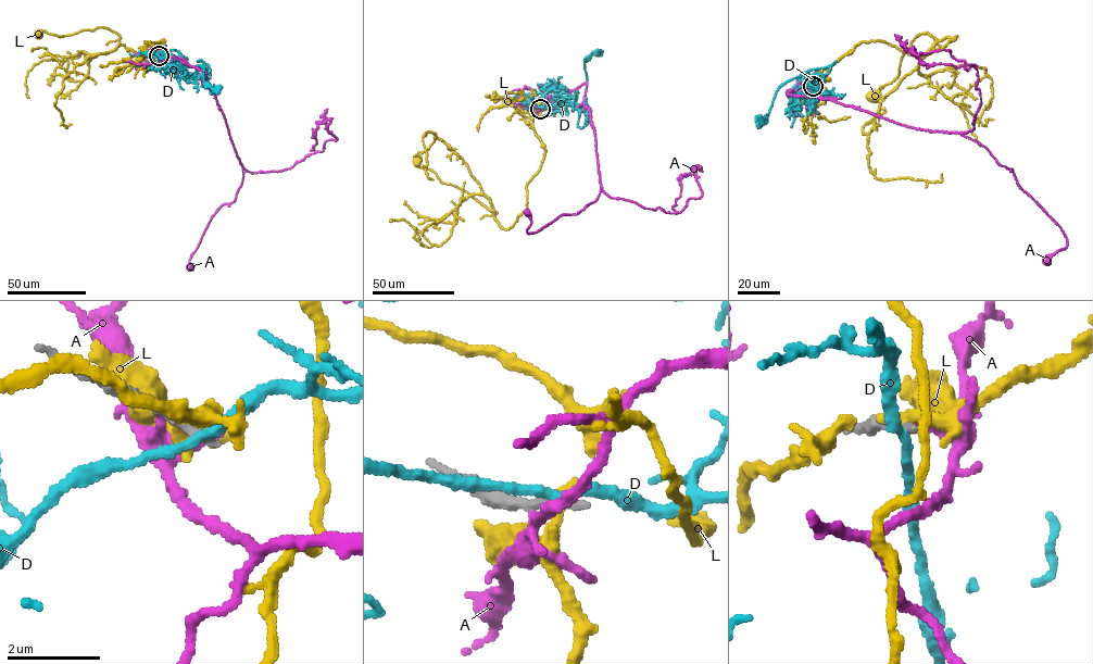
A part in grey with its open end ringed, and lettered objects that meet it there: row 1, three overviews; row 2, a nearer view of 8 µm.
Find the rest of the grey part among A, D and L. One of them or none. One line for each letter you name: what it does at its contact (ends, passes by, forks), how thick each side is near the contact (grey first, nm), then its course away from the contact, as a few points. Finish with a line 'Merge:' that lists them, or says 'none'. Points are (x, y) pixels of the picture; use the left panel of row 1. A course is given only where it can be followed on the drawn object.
Merge: none

